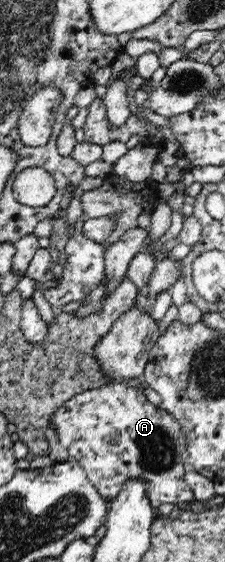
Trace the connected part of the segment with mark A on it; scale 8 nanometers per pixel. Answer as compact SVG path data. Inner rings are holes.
M112 383L110 385L101 386L97 389L90 389L81 392L80 394L74 395L69 401L66 401L61 407L58 407L58 410L55 412L52 420L58 427L57 433L60 438L60 443L70 454L71 460L76 462L79 466L82 466L82 469L86 472L91 484L108 502L116 500L116 498L118 498L118 494L124 490L124 484L134 479L142 481L147 487L147 498L154 510L157 510L160 506L166 504L171 507L182 507L195 501L193 491L188 487L184 478L189 469L189 451L186 438L182 435L182 426L169 412L167 412L167 410L164 410L157 404L151 403L140 388L125 388L122 384Z

